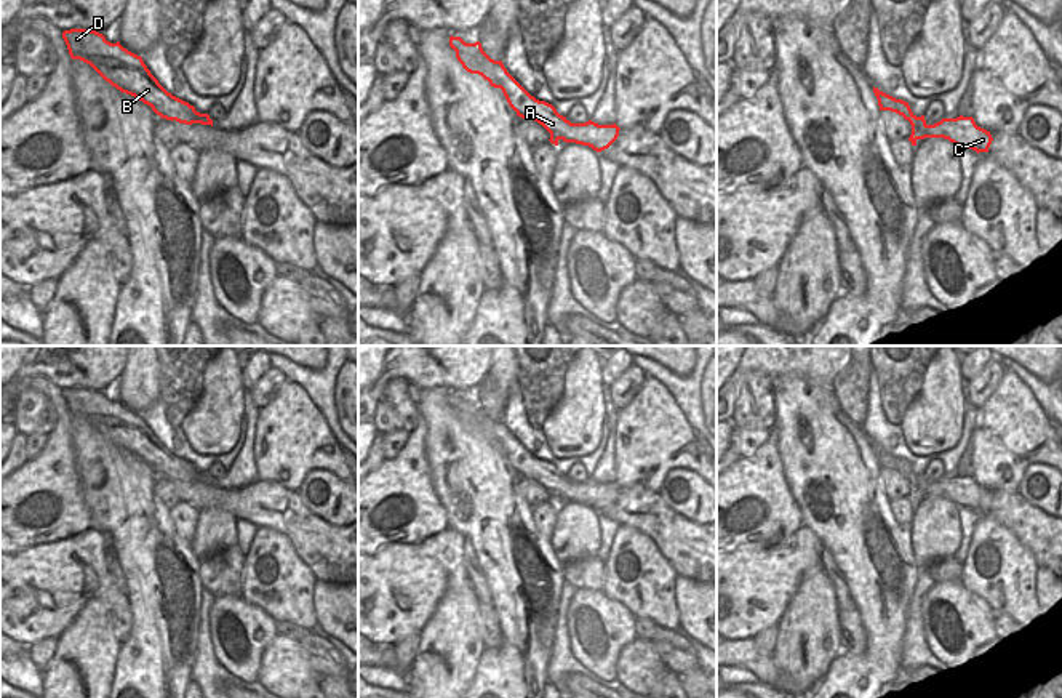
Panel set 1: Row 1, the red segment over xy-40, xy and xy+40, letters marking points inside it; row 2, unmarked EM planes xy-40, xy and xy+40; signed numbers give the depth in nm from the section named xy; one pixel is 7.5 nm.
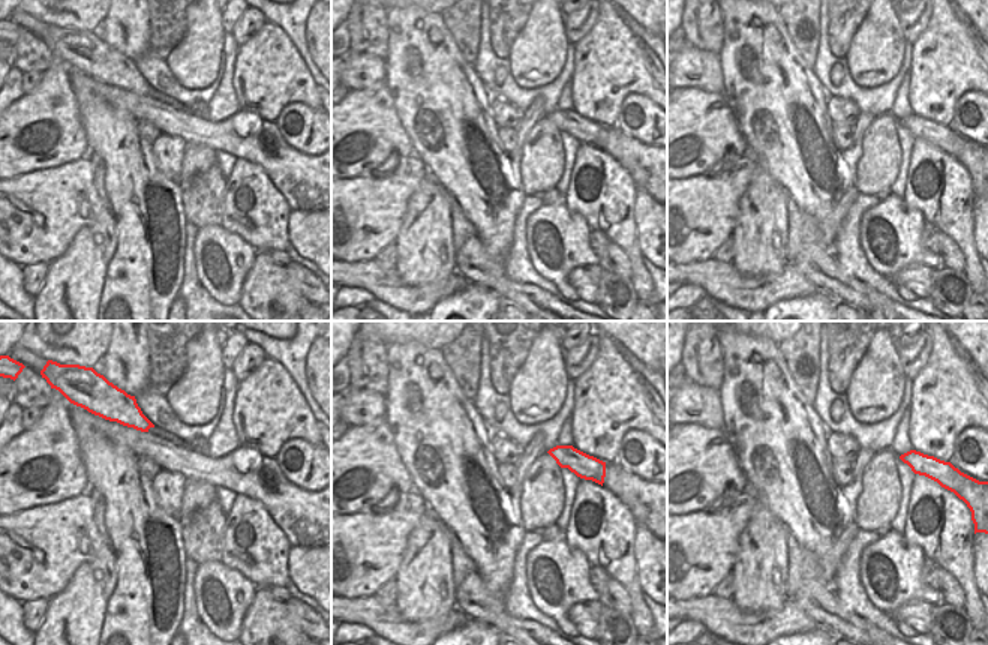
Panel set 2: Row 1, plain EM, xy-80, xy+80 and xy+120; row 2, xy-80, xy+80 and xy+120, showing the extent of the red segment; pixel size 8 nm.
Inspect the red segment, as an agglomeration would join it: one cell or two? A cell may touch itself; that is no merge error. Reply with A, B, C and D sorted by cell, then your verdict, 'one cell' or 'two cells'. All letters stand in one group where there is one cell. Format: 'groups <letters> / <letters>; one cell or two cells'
groups A B C D; one cell

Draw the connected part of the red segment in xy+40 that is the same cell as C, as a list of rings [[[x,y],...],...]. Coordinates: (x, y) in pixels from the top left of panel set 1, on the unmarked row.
[[[873,445],[873,451],[878,458],[880,469],[891,469],[902,474],[912,483],[912,493],[908,499],[916,504],[918,498],[924,496],[944,496],[956,503],[960,507],[972,507],[979,511],[988,511],[993,499],[990,490],[976,483],[972,475],[942,477],[934,483],[928,483],[924,474],[916,475],[908,461],[896,458]]]

